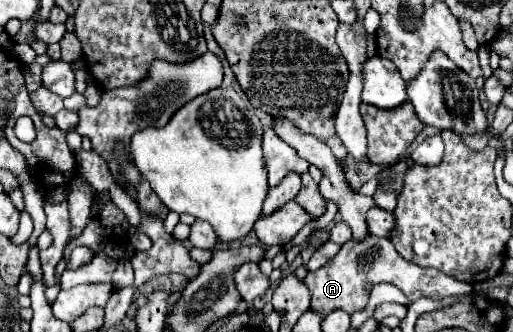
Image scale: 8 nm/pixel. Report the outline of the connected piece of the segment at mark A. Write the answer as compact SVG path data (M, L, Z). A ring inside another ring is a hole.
M368 236L364 240L356 240L356 238L348 240L340 248L340 252L332 258L332 262L328 262L316 272L308 272L304 282L312 294L312 310L320 316L326 316L334 310L344 310L350 314L356 310L362 310L370 298L370 290L366 288L368 284L372 286L380 282L394 284L406 294L410 302L418 300L420 296L444 298L444 296L454 296L454 294L470 294L474 290L474 286L468 282L456 282L456 278L450 278L440 270L420 268L404 260L392 246L390 238L376 238L376 236Z

